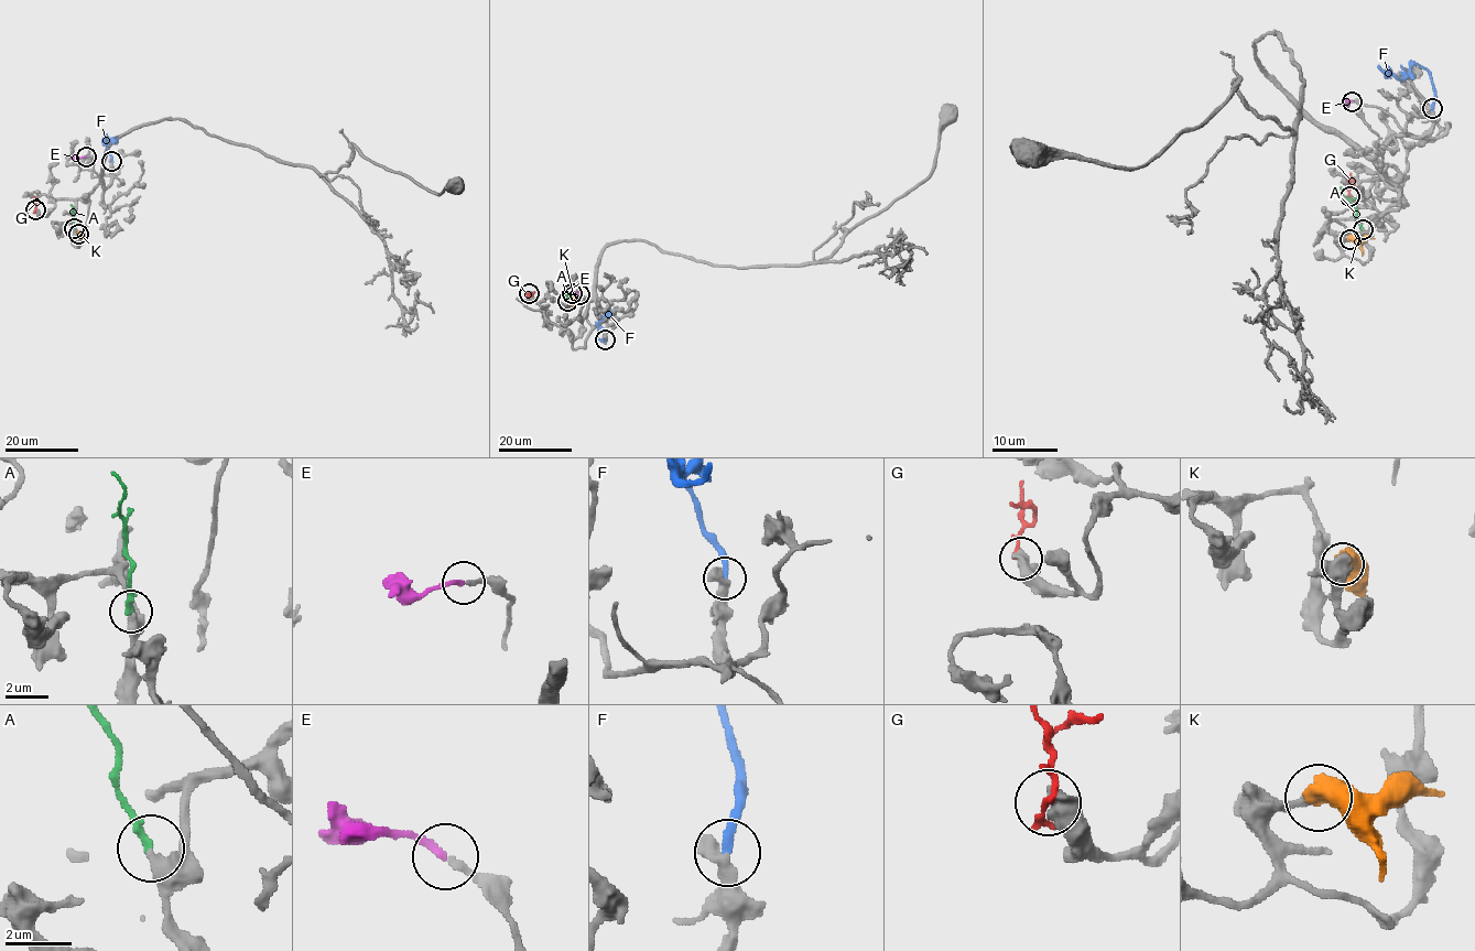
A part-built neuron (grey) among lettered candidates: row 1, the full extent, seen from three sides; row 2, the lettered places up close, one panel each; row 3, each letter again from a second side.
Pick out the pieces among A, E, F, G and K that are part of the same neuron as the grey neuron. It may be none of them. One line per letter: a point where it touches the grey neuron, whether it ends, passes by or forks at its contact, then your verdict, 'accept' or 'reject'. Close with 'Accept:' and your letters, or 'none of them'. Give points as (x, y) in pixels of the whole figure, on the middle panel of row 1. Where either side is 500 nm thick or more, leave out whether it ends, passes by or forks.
A: meets grey at (567, 301); it ends there; reject
E: meets grey at (579, 294); it ends there; accept
F: meets grey at (605, 339); accept
G: meets grey at (529, 293); reject
K: meets grey at (572, 293); reject
Accept: E, F

